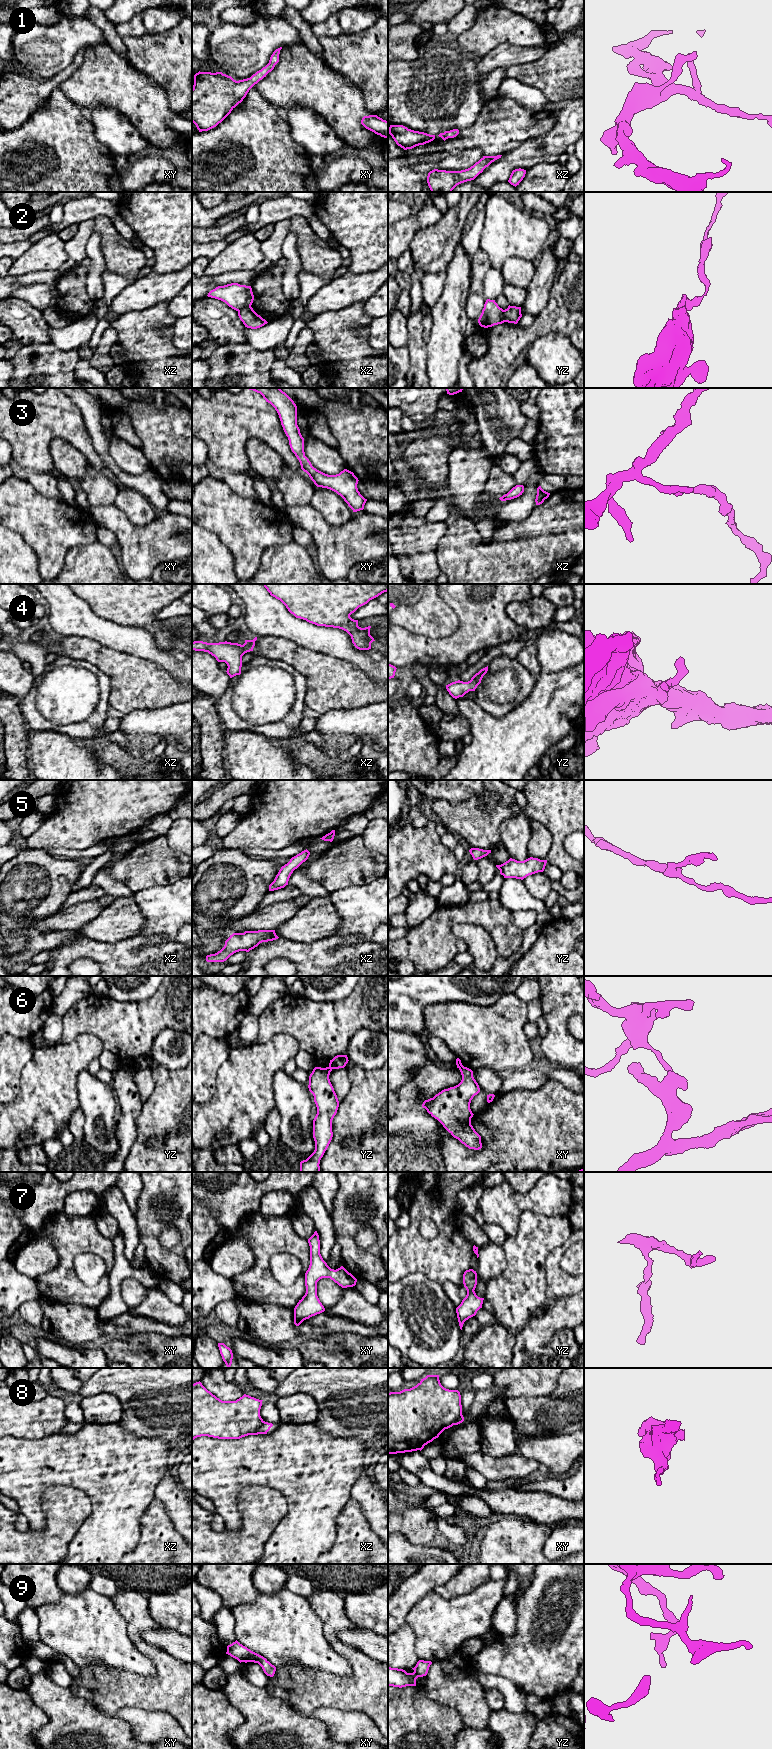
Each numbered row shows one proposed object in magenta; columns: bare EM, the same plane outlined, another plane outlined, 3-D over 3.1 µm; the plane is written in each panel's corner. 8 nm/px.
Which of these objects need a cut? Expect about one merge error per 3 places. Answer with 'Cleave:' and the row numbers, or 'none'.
Cleave: 2, 6, 8

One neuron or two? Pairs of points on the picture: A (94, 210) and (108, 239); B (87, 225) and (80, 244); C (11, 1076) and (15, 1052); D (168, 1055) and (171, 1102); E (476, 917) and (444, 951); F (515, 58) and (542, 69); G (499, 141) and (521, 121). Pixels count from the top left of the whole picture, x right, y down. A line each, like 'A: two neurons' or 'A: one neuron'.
A: two neurons
B: one neuron
C: one neuron
D: two neurons
E: one neuron
F: two neurons
G: one neuron

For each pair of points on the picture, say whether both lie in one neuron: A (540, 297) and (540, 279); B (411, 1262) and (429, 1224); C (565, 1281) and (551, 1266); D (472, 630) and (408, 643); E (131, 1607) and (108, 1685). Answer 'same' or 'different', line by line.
A: same
B: different
C: same
D: same
E: same

